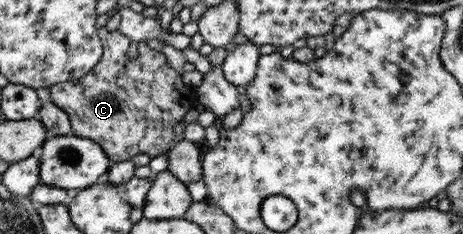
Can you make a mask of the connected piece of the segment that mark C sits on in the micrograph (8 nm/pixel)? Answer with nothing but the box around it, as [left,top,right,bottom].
[50,27,199,164]

